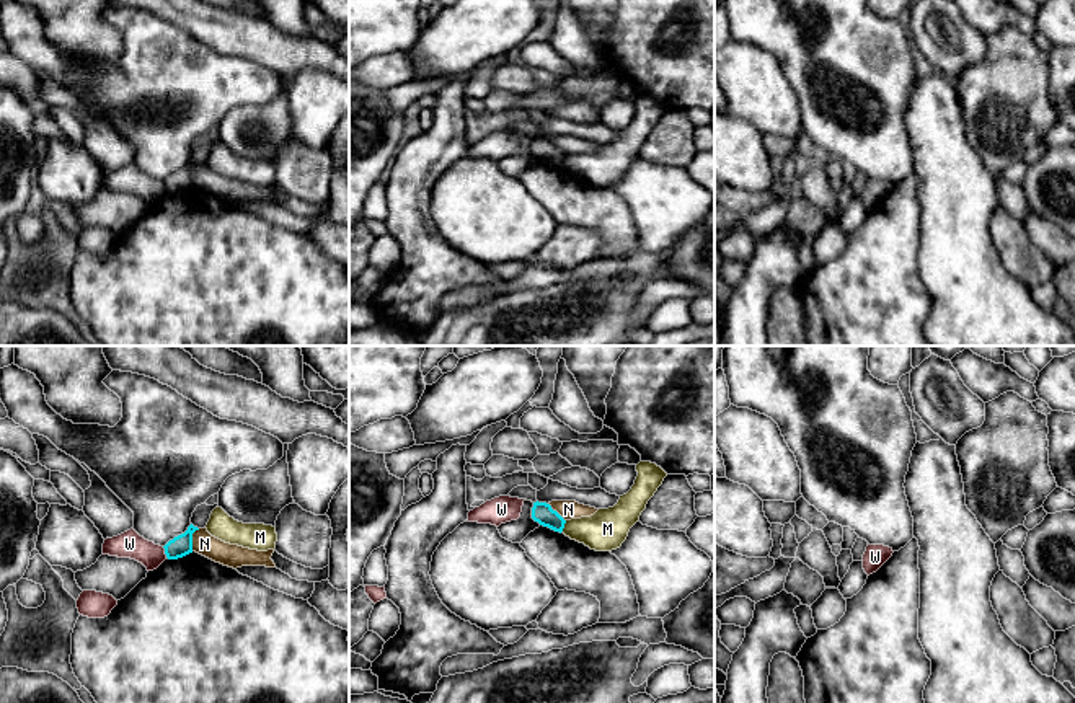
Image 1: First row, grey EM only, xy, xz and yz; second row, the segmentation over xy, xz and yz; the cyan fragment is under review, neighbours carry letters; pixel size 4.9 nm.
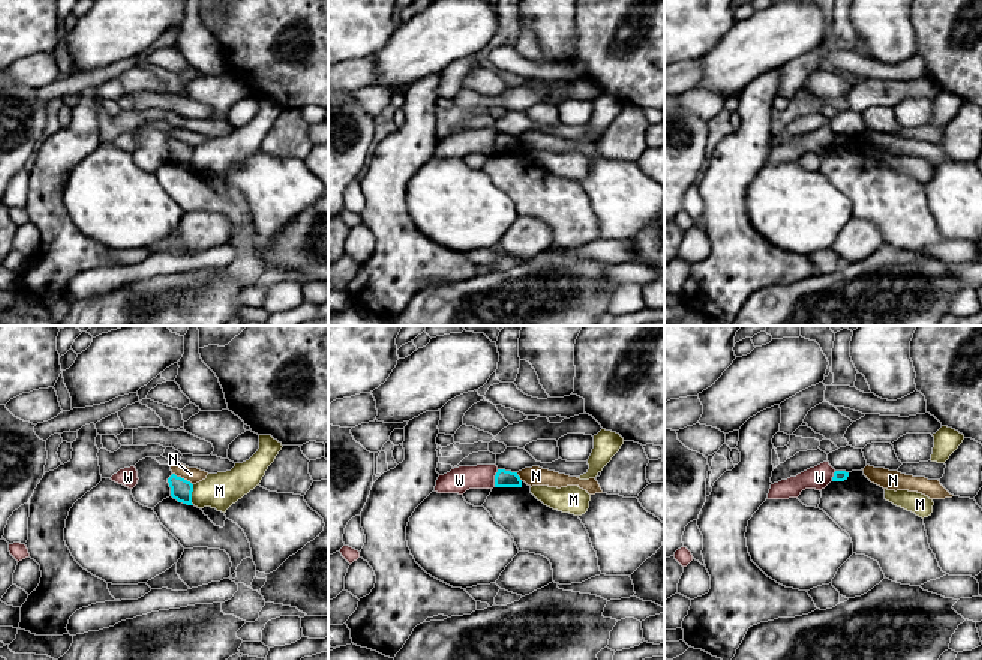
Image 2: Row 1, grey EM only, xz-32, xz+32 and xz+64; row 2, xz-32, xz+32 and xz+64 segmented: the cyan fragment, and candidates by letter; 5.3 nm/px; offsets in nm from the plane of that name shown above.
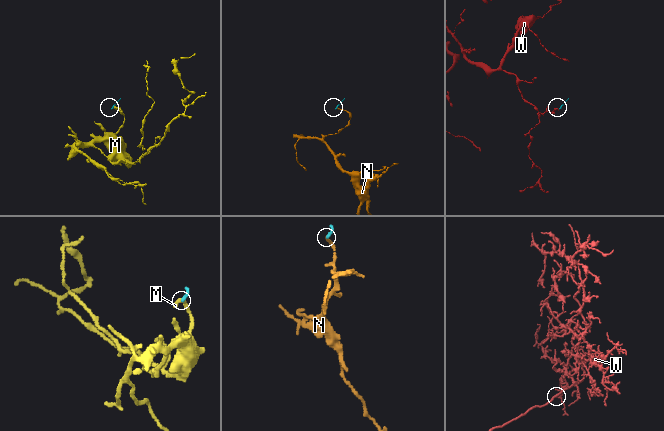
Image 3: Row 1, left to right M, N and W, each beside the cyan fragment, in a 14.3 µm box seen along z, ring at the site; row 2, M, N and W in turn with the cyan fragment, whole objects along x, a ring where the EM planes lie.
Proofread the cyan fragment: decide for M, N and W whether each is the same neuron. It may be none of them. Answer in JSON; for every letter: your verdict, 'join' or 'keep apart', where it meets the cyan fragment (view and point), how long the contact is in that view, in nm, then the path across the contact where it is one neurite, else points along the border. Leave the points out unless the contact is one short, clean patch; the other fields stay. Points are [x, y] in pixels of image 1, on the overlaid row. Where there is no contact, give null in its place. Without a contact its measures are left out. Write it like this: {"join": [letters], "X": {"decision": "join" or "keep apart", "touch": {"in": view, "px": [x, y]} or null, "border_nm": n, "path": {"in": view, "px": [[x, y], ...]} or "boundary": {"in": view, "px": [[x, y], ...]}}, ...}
{"join": [], "M": {"decision": "keep apart", "touch": {"in": "xz", "px": [563, 526]}, "border_nm": 60, "boundary": {"in": "xz", "px": [[566, 521], [561, 530]]}}, "N": {"decision": "keep apart", "touch": {"in": "xy", "px": [191, 539]}, "border_nm": 120, "boundary": {"in": "xy", "px": [[199, 529], [193, 534], [191, 550]]}}, "W": {"decision": "keep apart", "touch": {"in": "xy", "px": [165, 552]}, "border_nm": 60, "boundary": {"in": "xy", "px": [[162, 547], [167, 557]]}}}

